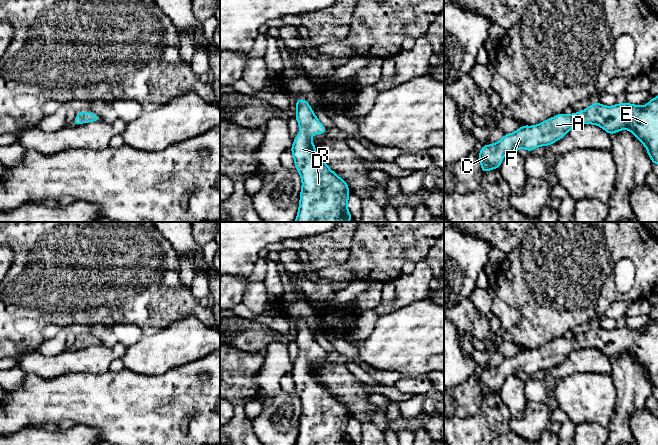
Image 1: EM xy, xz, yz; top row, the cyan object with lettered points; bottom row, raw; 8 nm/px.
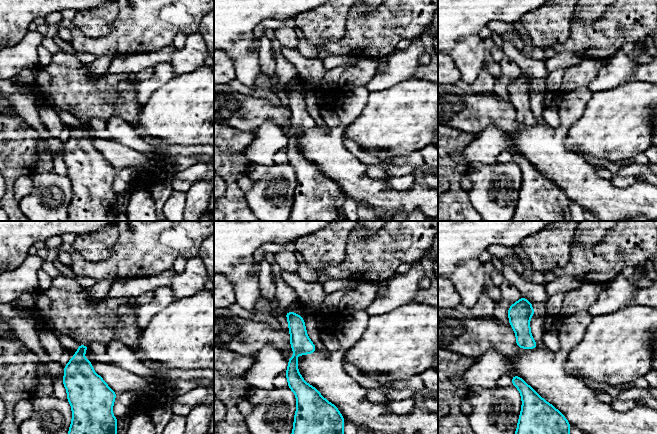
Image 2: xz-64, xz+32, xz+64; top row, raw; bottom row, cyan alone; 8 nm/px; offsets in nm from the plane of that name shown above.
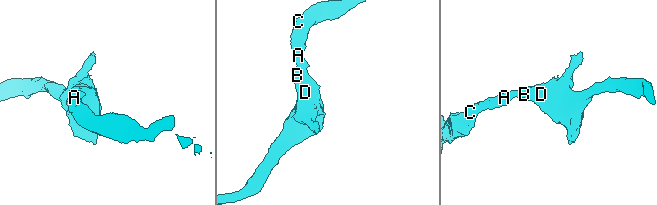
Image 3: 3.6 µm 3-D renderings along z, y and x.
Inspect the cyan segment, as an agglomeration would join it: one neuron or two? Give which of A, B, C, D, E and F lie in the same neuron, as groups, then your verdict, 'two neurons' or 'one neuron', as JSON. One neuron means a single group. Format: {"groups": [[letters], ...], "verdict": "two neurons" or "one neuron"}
{"groups": [["A", "B", "C", "D", "E", "F"]], "verdict": "one neuron"}

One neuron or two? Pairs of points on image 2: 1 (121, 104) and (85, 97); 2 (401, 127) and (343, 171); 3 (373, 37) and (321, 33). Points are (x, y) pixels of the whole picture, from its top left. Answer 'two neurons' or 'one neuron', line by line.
1: one neuron
2: two neurons
3: two neurons

